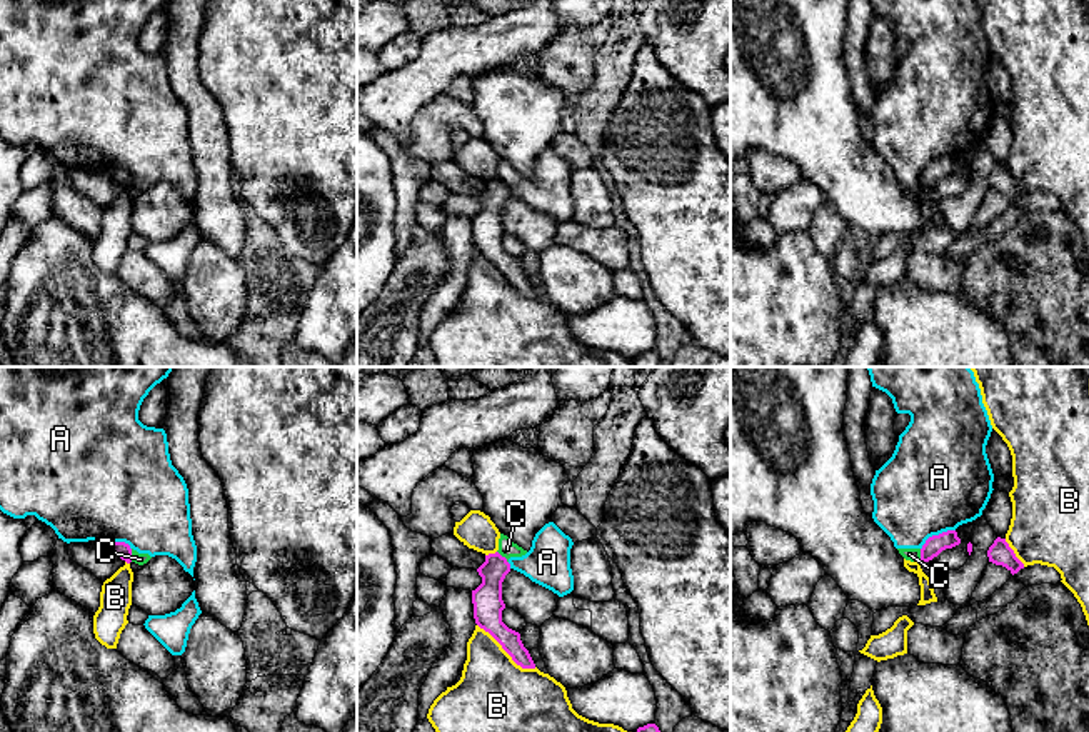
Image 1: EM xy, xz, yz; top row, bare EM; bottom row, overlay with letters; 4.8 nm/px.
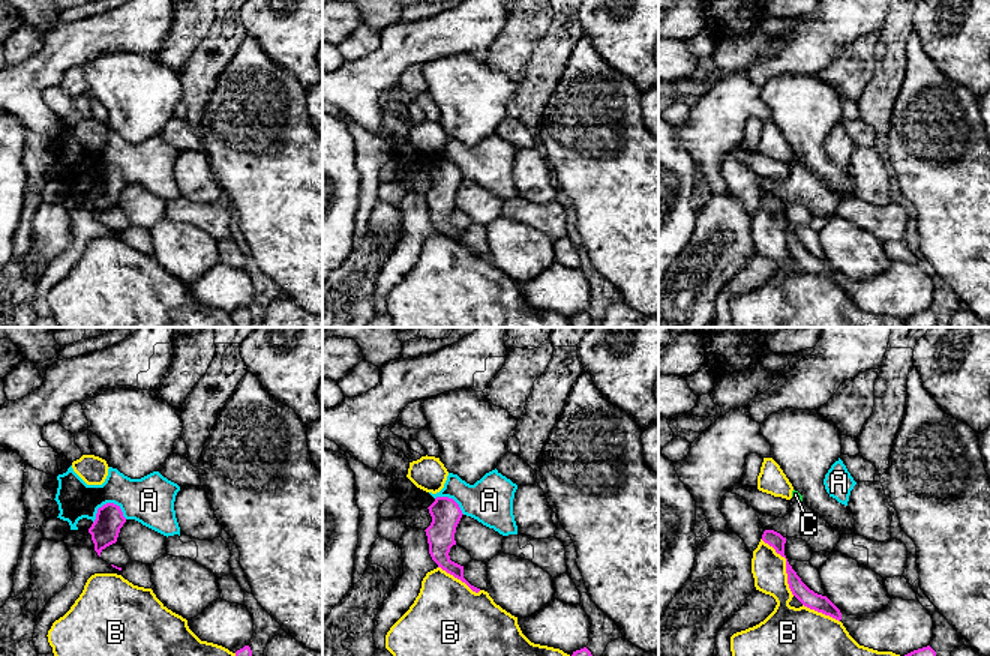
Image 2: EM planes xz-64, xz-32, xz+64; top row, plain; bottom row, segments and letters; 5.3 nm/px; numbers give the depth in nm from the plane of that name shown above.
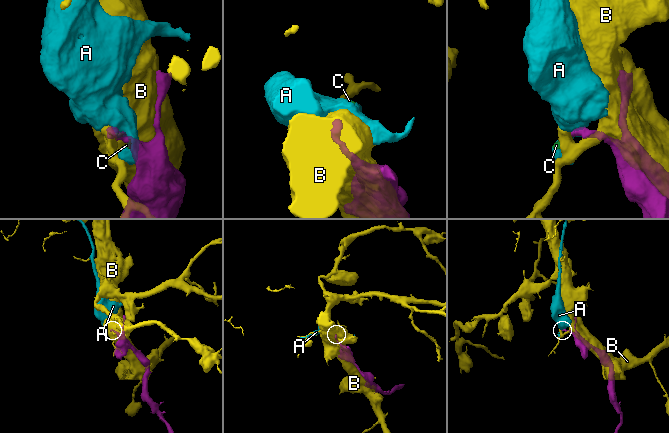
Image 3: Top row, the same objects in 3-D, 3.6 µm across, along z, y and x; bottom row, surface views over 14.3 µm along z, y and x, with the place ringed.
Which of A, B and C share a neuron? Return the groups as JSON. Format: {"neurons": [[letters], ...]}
{"neurons": [["A", "C"], ["B"]]}

